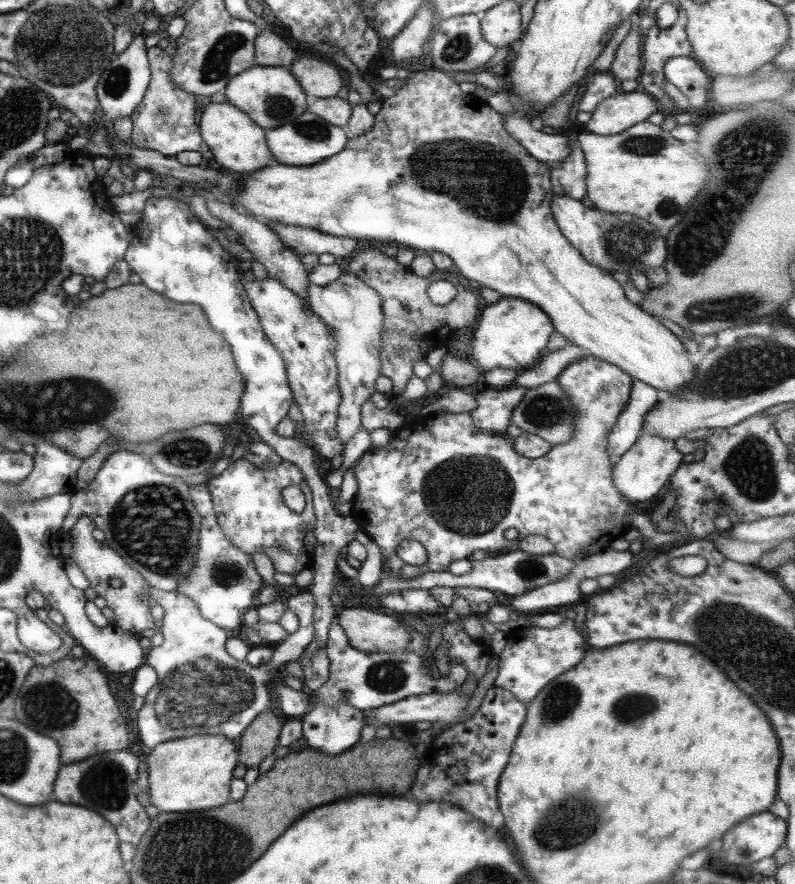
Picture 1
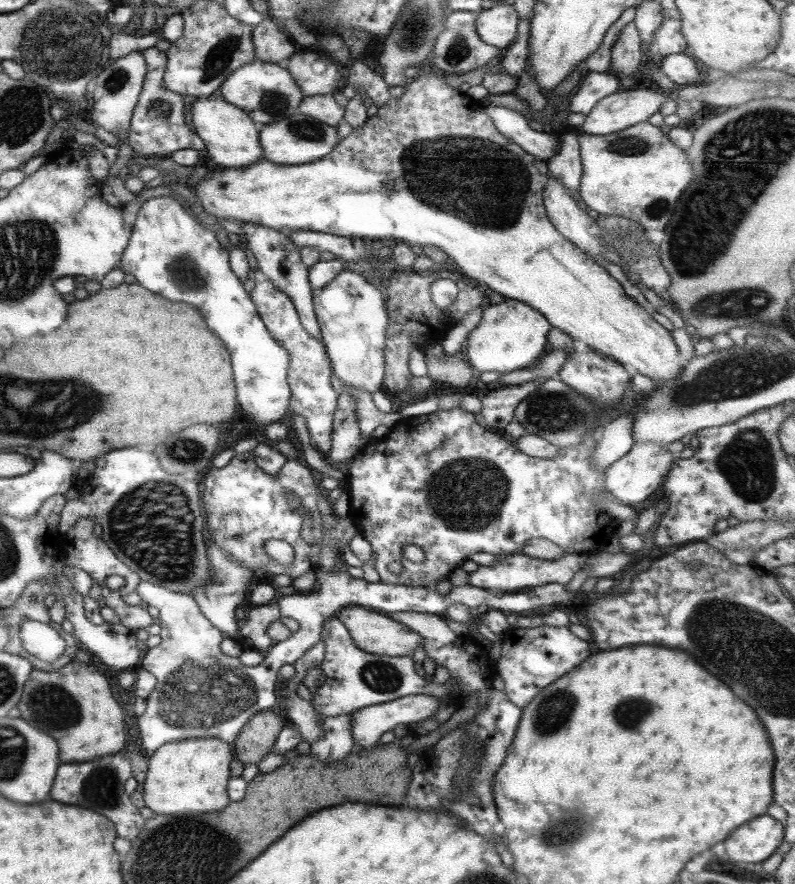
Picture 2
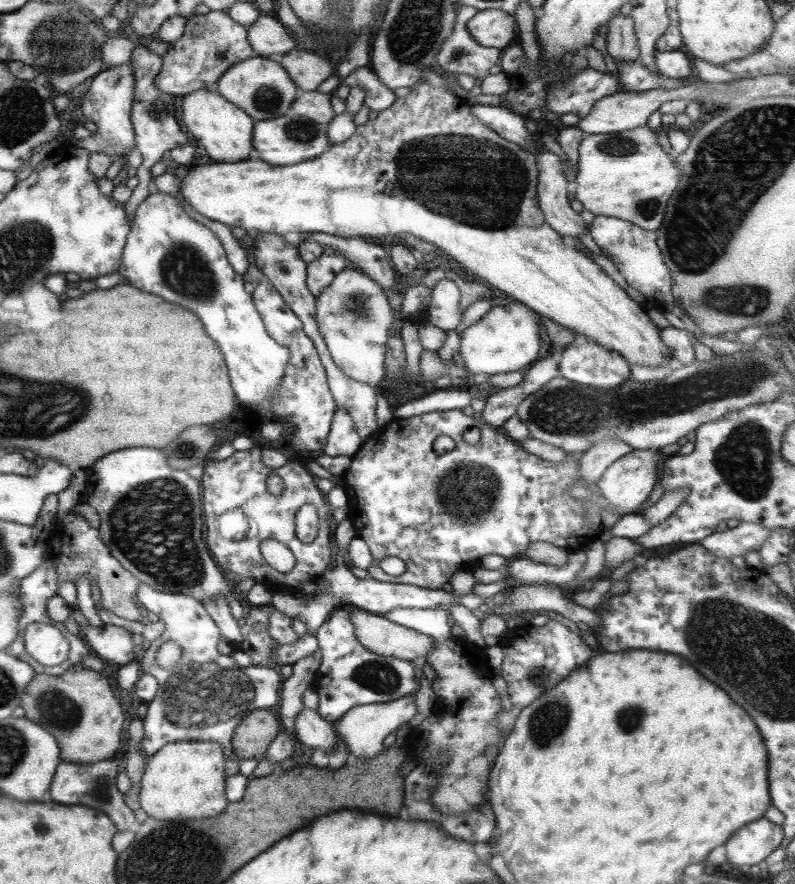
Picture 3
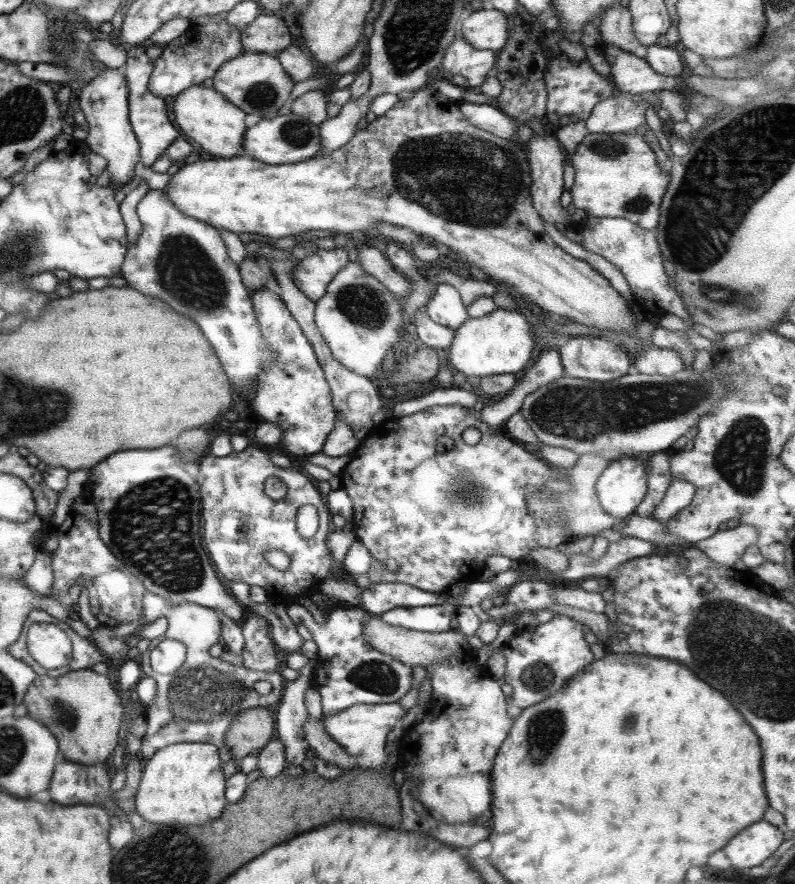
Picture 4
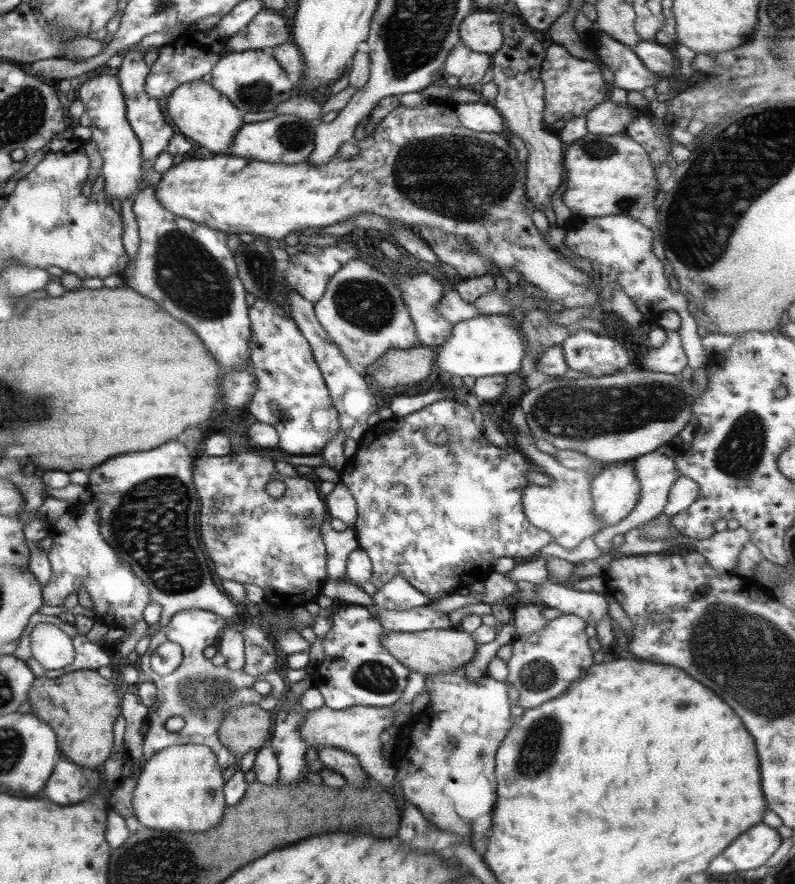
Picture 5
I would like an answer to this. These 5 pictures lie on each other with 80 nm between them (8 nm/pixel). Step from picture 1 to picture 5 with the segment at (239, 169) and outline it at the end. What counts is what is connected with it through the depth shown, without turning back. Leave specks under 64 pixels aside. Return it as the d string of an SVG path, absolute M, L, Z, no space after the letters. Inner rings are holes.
M201 79L184 82L173 88L165 100L165 112L183 137L197 142L215 154L221 154L222 151L228 154L233 136L244 124L241 121L242 114L229 99Z

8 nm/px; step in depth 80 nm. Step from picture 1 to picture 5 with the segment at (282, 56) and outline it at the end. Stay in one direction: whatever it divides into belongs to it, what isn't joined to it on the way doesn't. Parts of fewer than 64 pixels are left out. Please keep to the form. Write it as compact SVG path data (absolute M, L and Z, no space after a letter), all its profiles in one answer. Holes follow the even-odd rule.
M261 8L247 23L247 26L230 37L224 37L228 51L261 49L268 51L274 46L287 41L289 34L280 13Z

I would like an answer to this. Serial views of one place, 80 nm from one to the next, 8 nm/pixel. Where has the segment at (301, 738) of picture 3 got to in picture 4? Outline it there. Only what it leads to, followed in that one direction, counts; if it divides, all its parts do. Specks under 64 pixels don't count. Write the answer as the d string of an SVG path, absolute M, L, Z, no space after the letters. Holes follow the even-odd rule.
M308 718L304 722L302 732L303 740L311 750L314 750L316 757L338 766L342 771L353 770L357 767L349 761L349 755L343 751L343 748L336 744L333 738L329 738L320 720Z

